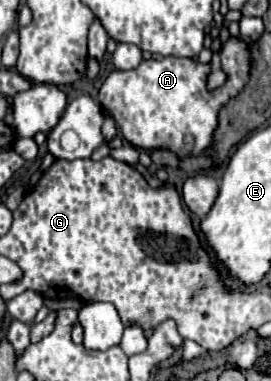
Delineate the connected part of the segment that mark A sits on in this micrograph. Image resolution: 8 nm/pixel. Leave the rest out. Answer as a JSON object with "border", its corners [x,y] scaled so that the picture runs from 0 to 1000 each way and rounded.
{"border":[[[845,94],[815,126],[815,178],[838,194],[823,226],[764,236],[764,199],[779,168],[742,168],[705,152],[528,157],[491,184],[410,189],[373,236],[365,268],[380,289],[424,315],[432,336],[513,394],[631,394],[661,420],[742,409],[786,383],[786,346],[801,336],[808,289],[897,241],[919,215],[926,142],[889,100]]]}

